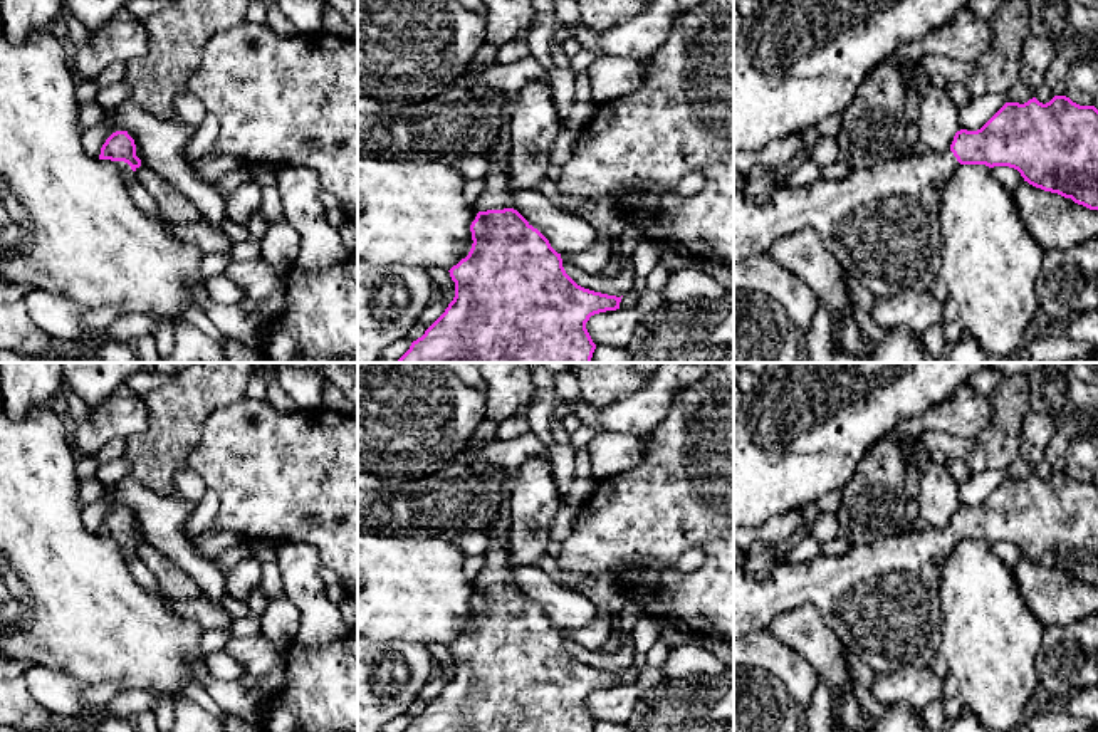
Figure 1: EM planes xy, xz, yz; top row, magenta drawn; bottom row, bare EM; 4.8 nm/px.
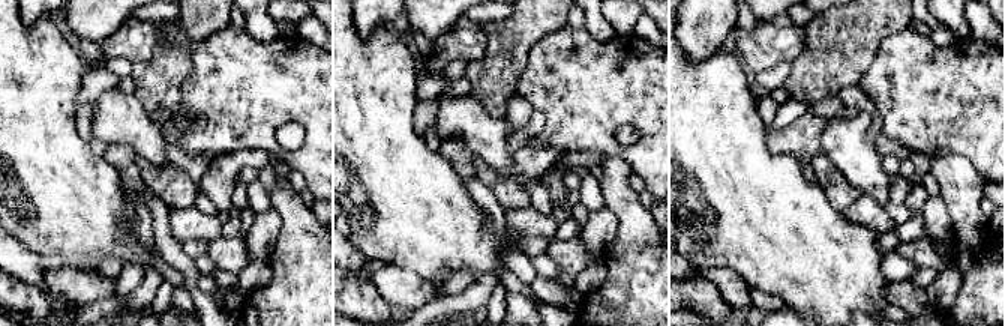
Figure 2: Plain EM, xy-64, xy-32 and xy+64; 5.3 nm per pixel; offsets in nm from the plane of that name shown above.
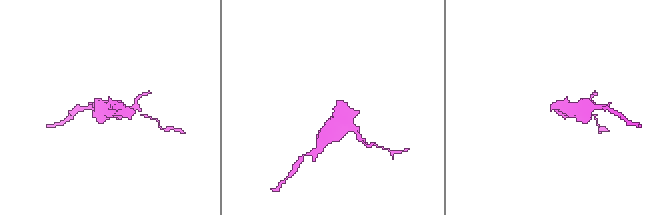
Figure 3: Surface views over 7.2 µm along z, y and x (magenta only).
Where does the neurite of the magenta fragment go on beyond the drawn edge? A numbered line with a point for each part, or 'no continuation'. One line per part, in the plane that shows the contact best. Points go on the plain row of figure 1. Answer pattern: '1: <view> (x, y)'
1: xy (128, 549)

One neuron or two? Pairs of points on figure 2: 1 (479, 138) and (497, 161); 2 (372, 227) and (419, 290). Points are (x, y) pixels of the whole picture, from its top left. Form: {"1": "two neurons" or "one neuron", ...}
{"1": "one neuron", "2": "two neurons"}

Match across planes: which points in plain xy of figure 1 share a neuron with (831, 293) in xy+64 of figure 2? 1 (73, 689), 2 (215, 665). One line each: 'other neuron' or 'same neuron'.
1: other neuron
2: other neuron

